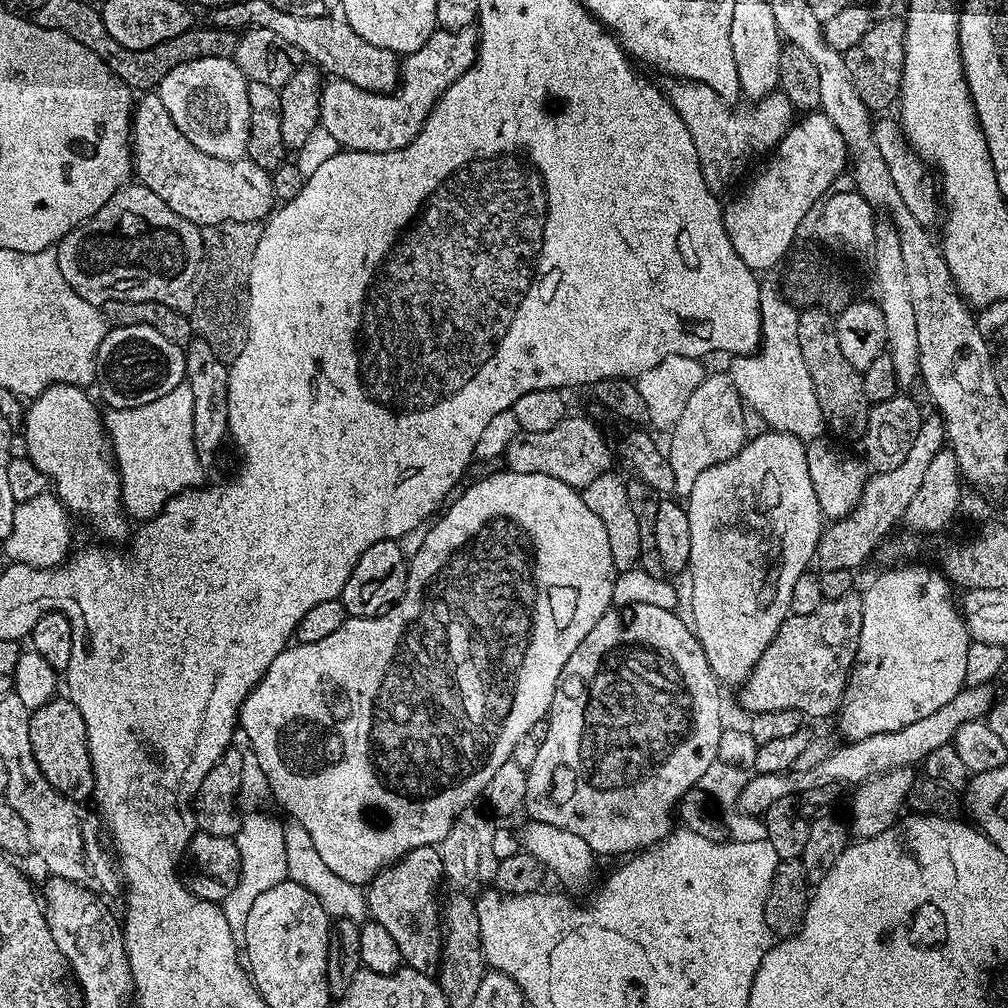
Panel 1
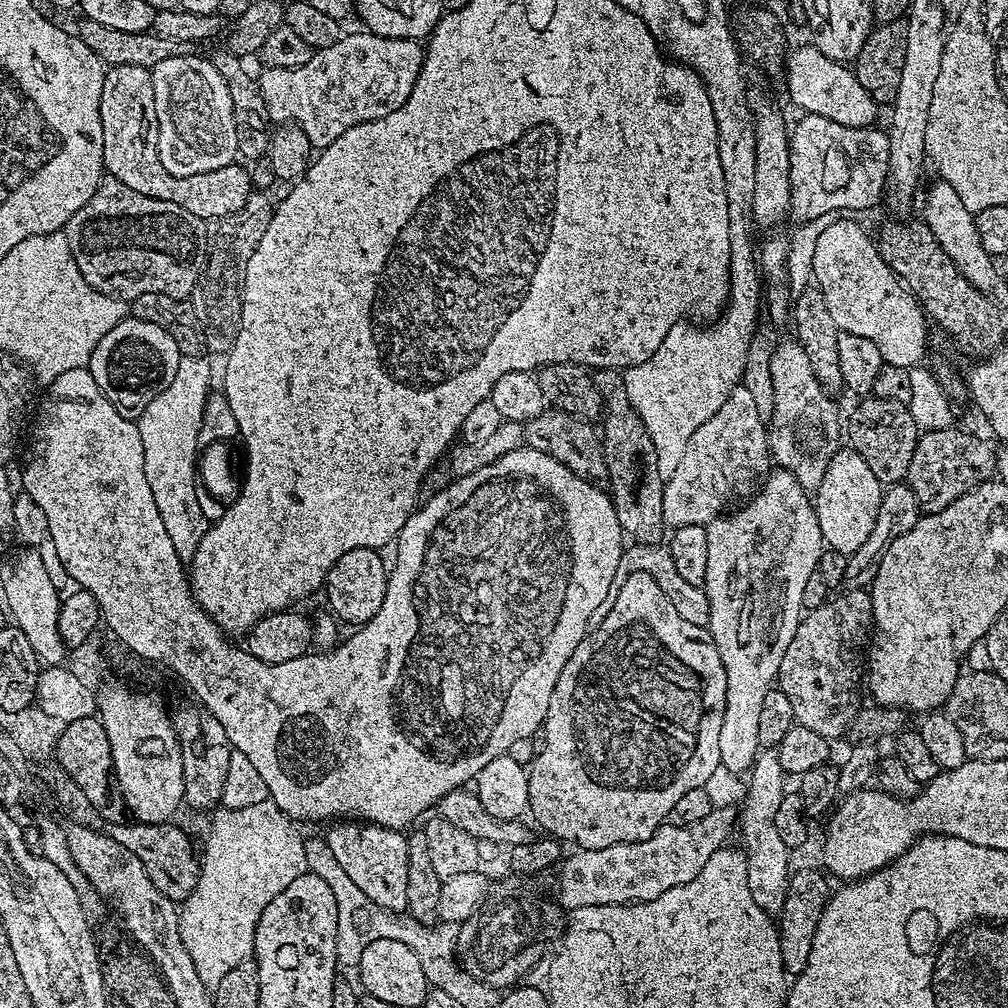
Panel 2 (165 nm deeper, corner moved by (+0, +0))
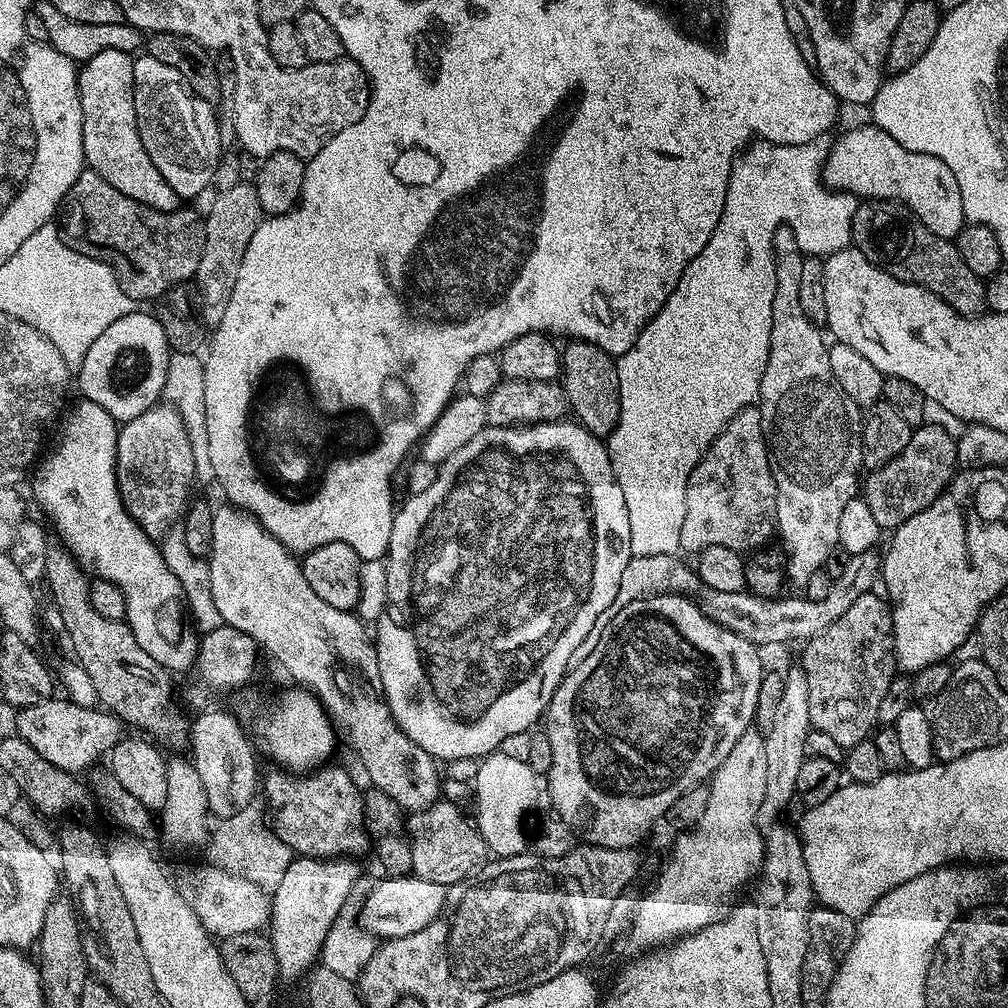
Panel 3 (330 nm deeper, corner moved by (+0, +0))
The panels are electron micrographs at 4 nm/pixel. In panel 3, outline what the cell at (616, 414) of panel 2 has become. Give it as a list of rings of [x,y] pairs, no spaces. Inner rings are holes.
[[[572,340],[562,348],[562,387],[568,407],[575,419],[584,425],[584,429],[594,435],[607,438],[616,428],[620,413],[620,395],[618,394],[618,374],[616,360],[606,350],[594,346],[585,340]]]

